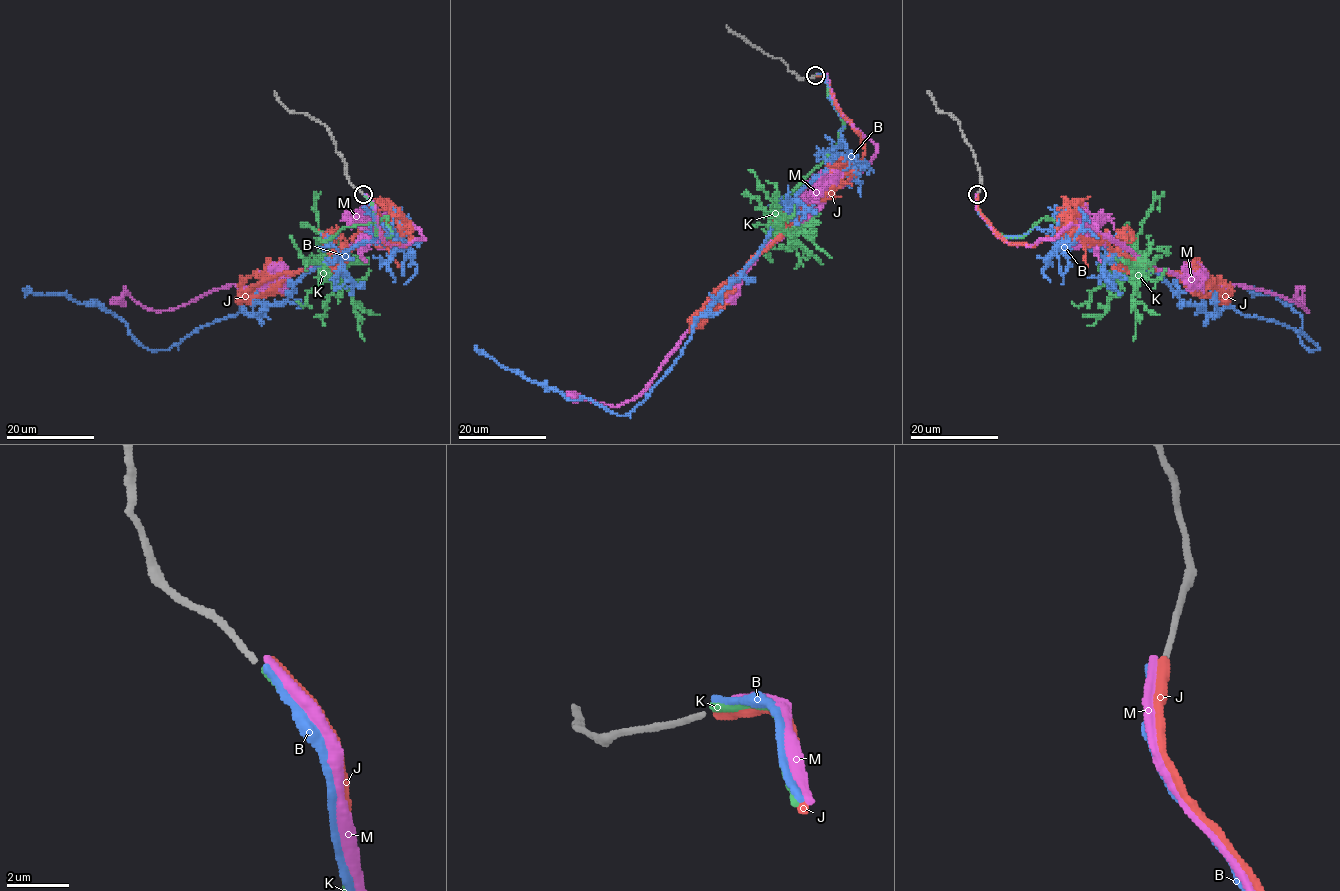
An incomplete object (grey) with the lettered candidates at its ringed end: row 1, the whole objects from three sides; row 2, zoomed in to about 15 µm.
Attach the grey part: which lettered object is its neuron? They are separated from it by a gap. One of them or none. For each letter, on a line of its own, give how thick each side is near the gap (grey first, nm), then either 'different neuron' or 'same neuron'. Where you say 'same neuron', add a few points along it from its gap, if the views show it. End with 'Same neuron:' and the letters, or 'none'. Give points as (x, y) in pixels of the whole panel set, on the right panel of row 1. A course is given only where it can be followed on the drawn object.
B: calibres 170 and 240 nm; different neuron
J: calibres 170 and 360 nm; different neuron
K: calibres 170 and 280 nm; same neuron; course (977, 194), (978, 211), (1006, 237), (1050, 219), (1127, 241), (1138, 272), (1133, 340)
M: calibres 170 and 280 nm; different neuron
Same neuron: K

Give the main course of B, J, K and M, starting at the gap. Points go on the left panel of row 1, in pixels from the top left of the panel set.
B: (365, 194), (378, 235), (397, 241), (361, 241), (281, 302), (166, 349), (98, 305), (23, 288)
J: (365, 194), (386, 243), (406, 244), (406, 225), (312, 269), (272, 274), (248, 295), (285, 279)
K: (365, 194), (377, 234), (389, 237), (391, 228), (383, 219), (345, 226), (318, 241), (352, 295), (364, 340)
M: (365, 194), (387, 243), (424, 238), (411, 225), (377, 230), (255, 285), (163, 311), (125, 287), (125, 305)

